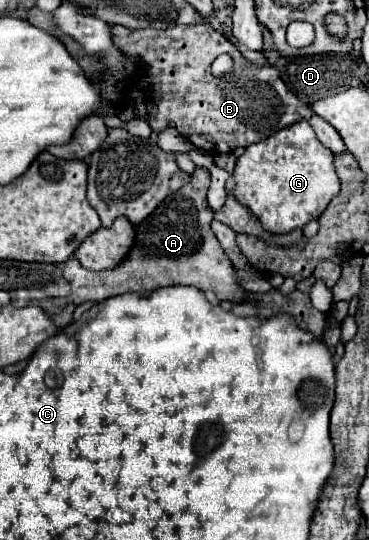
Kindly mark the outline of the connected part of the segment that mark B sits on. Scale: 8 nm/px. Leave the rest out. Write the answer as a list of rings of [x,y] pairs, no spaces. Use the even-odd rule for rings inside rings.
[[[208,22],[185,27],[178,24],[168,30],[130,30],[114,26],[112,34],[122,52],[128,52],[128,56],[138,60],[138,76],[134,74],[126,84],[124,96],[116,106],[116,114],[122,120],[142,118],[156,132],[174,124],[184,138],[202,150],[208,150],[210,146],[214,152],[232,152],[236,146],[246,148],[304,118],[316,130],[318,140],[330,148],[334,156],[346,152],[340,134],[326,120],[312,114],[308,104],[286,88],[276,68],[268,64],[248,64],[238,48]],[[224,52],[234,58],[234,68],[222,78],[214,78],[210,74],[210,64]]]

